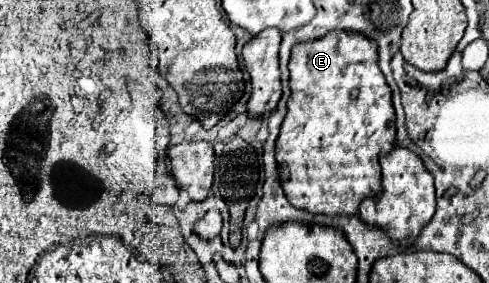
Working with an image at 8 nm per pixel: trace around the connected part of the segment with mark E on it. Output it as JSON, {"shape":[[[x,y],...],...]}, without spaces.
{"shape":[[[328,31],[322,39],[314,39],[310,43],[298,43],[292,49],[290,55],[290,89],[292,95],[288,99],[288,113],[286,119],[280,127],[280,135],[276,139],[276,161],[280,167],[280,183],[282,189],[286,193],[286,197],[290,199],[292,205],[306,209],[310,213],[324,213],[324,215],[356,215],[360,201],[364,197],[370,195],[378,195],[380,193],[380,163],[378,157],[380,153],[388,153],[394,149],[394,139],[396,139],[396,113],[392,107],[392,91],[378,67],[378,45],[372,39],[362,37],[356,31]]]}

